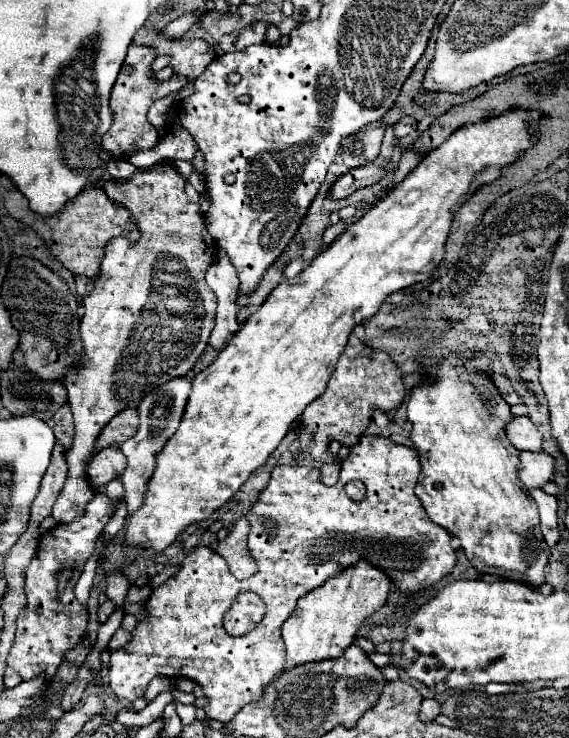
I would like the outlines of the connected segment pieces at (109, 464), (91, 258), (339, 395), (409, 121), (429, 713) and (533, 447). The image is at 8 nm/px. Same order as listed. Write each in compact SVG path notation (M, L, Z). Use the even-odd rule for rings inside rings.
M106 447L98 451L88 463L88 479L96 489L106 487L112 479L118 479L126 467L124 453L118 447Z
M94 181L78 197L70 199L62 207L62 211L58 211L56 215L48 215L48 217L34 213L28 205L28 199L24 197L24 193L20 193L18 187L12 187L4 195L4 205L14 219L32 227L50 245L52 255L66 269L70 269L74 275L80 273L80 275L88 275L88 277L94 279L100 271L100 259L104 255L104 247L112 237L122 235L122 237L128 237L132 241L138 239L138 231L136 231L136 223L134 223L132 215L124 207L120 207L118 203L112 203L104 195L104 183L102 181Z
M352 333L326 391L314 399L300 417L302 423L296 433L300 453L312 459L324 459L328 455L330 443L334 441L338 441L342 447L356 445L360 435L372 423L372 413L376 409L392 413L400 407L404 397L406 387L402 383L402 373L392 357L384 351L374 351L372 347L360 343L360 339Z
M404 117L404 119L400 119L400 121L396 123L394 135L396 135L396 137L406 137L406 135L414 133L416 129L418 129L418 121L416 121L414 117Z
M424 699L420 707L420 719L432 721L436 715L440 715L440 703L436 699Z
M516 417L506 425L508 439L520 451L542 451L542 435L528 417Z

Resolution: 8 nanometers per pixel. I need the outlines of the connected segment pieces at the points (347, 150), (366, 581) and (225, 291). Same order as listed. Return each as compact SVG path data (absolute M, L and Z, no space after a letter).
M378 125L378 127L362 129L358 133L344 137L342 145L340 145L344 165L354 169L354 167L360 167L360 165L374 161L380 153L384 131L386 131L386 125Z
M360 561L356 567L346 569L344 573L328 579L322 587L304 595L298 601L294 613L282 625L282 639L286 643L286 667L292 669L306 663L340 657L348 645L354 643L362 623L386 603L390 589L392 585L380 569Z
M220 249L216 253L216 259L212 267L206 271L206 283L218 297L218 313L216 313L216 327L212 331L209 345L214 349L222 349L226 345L226 337L230 333L236 333L238 321L236 321L236 293L238 293L238 275L230 259Z

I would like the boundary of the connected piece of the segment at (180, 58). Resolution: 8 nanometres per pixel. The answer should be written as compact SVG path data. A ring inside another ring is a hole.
M148 23L134 35L134 43L156 47L158 55L170 55L174 73L196 79L216 57L212 45L196 39L168 39Z

